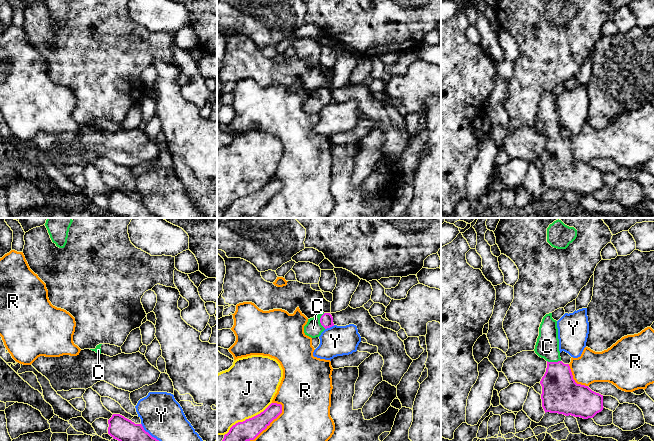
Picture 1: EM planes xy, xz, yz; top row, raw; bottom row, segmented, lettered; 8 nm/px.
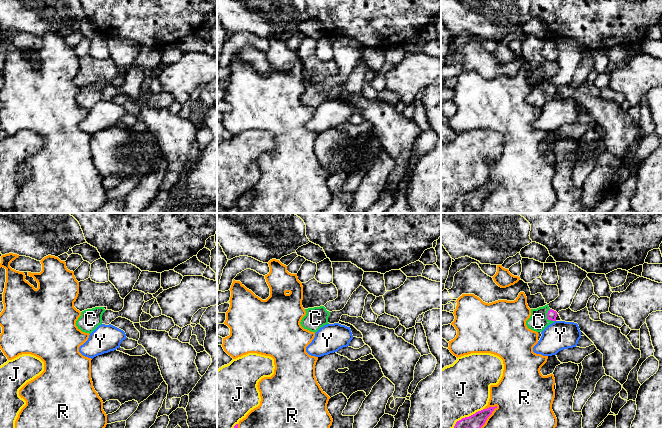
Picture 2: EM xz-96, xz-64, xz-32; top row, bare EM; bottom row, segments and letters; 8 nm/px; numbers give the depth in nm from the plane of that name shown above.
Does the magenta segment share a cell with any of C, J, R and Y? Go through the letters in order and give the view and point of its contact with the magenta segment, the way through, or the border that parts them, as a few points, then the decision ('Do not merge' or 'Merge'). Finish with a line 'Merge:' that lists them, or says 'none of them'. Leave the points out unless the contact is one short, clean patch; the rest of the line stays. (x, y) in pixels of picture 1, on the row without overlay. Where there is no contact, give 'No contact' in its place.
C: Touches magenta at xz (320, 97). Path across: xz (326, 96), (320, 97), (313, 104). Merge
J: Touches magenta at xz (247, 195). Do not merge
R: Touches magenta at xz (268, 201). Do not merge
Y: Touches magenta at xz (329, 103). Do not merge
Merge: C

